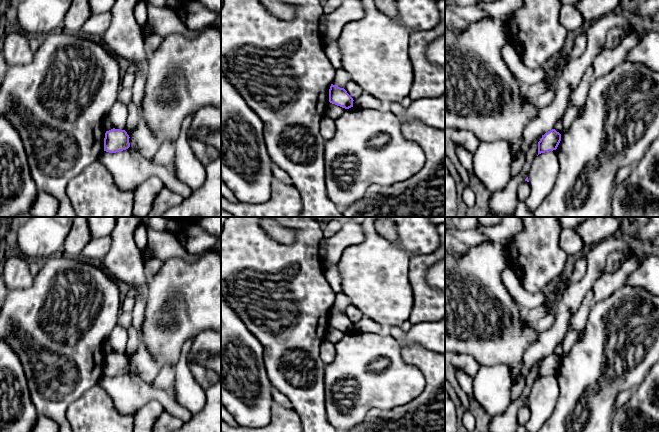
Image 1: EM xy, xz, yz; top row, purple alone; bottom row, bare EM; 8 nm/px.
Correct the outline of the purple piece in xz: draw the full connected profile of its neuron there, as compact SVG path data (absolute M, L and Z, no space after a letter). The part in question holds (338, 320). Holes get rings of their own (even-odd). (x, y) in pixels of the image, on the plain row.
M331 308L329 313L329 326L345 333L353 331L353 322L344 312Z

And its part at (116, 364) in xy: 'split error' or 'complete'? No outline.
complete

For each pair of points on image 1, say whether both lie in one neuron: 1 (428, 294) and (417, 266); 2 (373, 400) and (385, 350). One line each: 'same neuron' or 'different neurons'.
1: same neuron
2: same neuron

